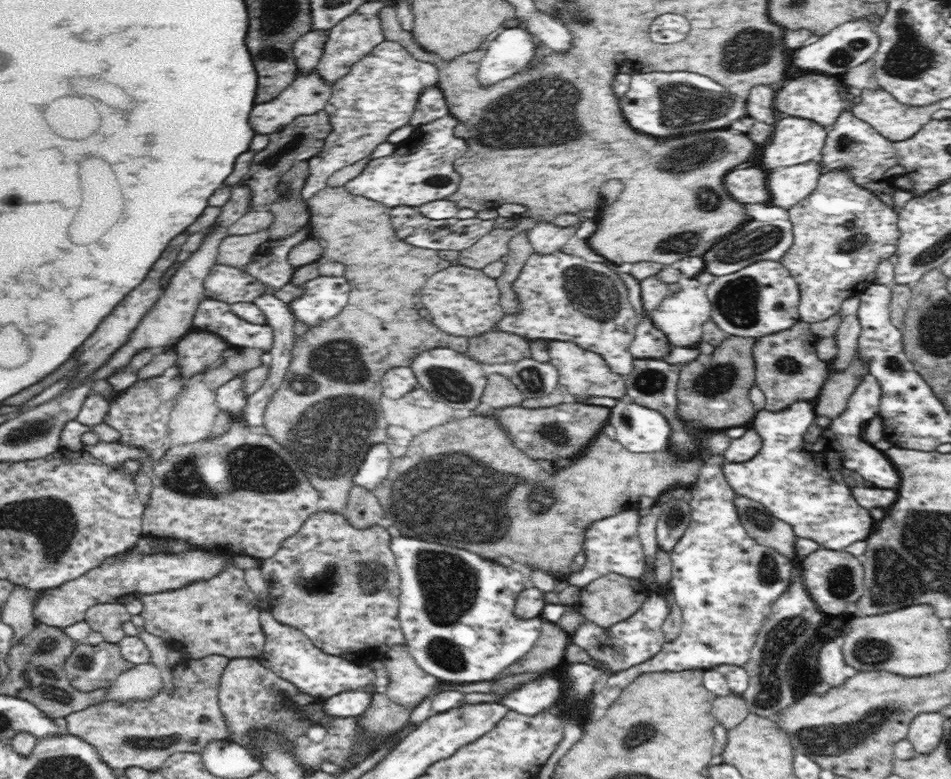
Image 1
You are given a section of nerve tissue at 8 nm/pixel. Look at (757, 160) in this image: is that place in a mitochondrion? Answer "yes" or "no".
no

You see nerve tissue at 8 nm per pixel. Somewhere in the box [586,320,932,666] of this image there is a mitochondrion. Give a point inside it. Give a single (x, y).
(711, 385)

